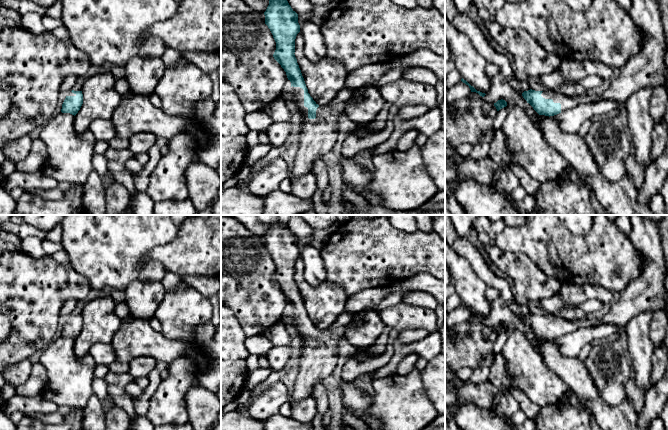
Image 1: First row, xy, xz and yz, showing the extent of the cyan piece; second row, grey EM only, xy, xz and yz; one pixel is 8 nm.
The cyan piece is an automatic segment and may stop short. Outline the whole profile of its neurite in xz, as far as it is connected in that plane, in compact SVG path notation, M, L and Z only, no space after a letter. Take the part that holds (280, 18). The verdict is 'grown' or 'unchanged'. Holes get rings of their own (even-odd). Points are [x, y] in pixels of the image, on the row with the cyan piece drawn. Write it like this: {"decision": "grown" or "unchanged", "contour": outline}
{"decision": "grown", "contour": "M269 0L264 12L265 24L276 42L274 59L286 72L291 82L295 109L304 114L299 133L298 150L290 180L311 173L314 162L334 147L338 135L338 121L346 106L357 101L357 90L350 90L351 96L335 106L319 106L308 93L304 78L295 57L295 39L300 32L298 14L287 0Z"}

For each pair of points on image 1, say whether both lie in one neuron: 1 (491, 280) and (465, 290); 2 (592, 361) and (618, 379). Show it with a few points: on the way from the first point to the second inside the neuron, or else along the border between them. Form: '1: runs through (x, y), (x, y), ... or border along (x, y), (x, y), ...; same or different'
1: border along (469, 264), (470, 268), (488, 286); different
2: runs through (598, 363), (602, 363), (612, 373); same

